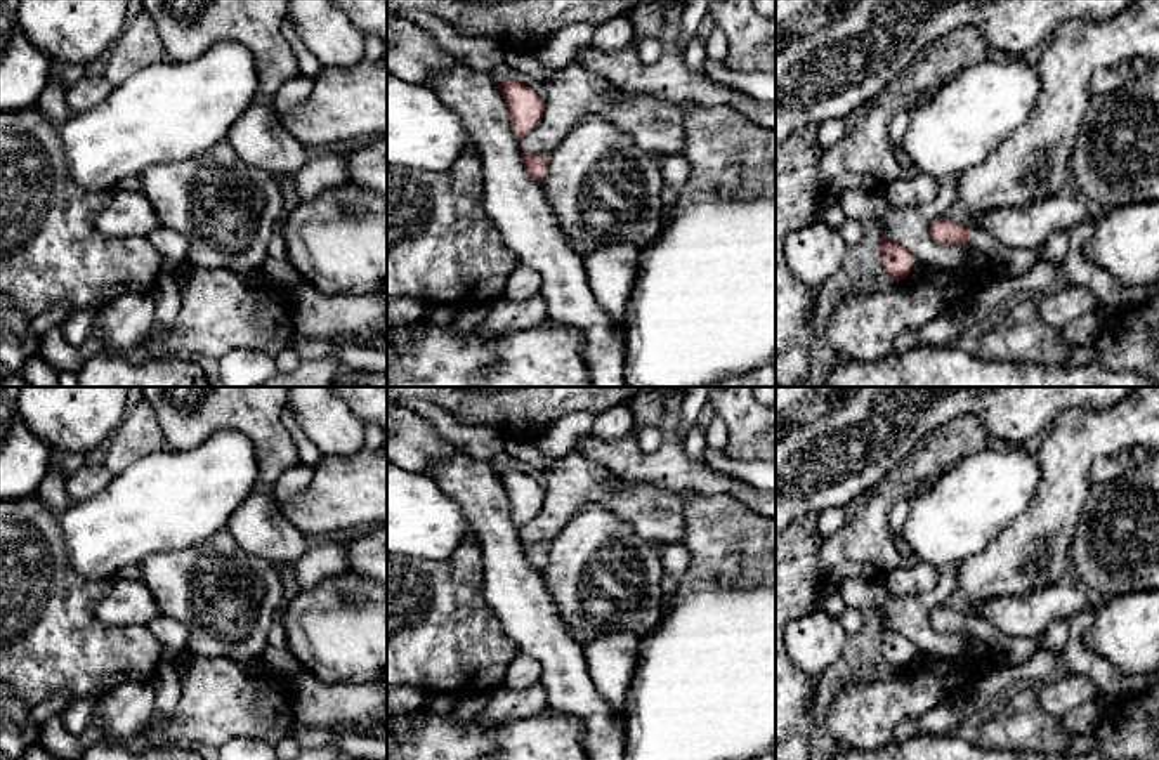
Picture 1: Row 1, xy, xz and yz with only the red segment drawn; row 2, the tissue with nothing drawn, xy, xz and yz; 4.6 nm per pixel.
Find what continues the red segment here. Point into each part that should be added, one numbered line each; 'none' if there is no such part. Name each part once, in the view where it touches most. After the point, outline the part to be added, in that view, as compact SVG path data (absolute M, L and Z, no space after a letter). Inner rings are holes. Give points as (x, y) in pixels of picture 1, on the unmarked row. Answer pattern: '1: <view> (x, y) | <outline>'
1: yz (1007, 651) | M972 616L966 635L987 644L994 663L1001 666L1025 663L1038 651L1038 640L1005 635L980 616Z

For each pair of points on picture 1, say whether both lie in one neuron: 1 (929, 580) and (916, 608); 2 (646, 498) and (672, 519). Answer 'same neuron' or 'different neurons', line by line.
1: different neurons
2: same neuron

